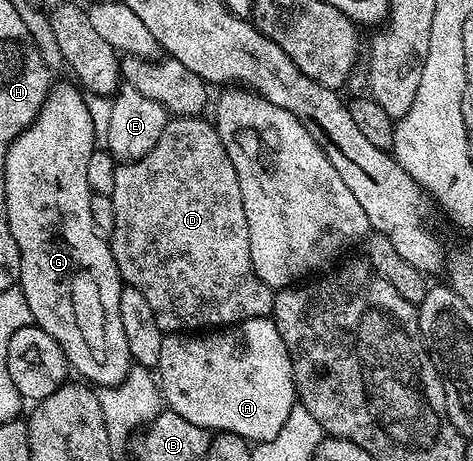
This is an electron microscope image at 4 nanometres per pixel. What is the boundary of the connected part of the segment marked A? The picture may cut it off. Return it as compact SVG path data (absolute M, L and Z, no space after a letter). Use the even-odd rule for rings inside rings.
M271 316L255 317L240 325L204 331L199 335L165 335L154 373L158 378L163 404L169 410L198 427L216 433L233 433L244 437L249 443L274 439L274 435L282 431L282 423L286 423L292 406L298 401L292 378L292 361Z

